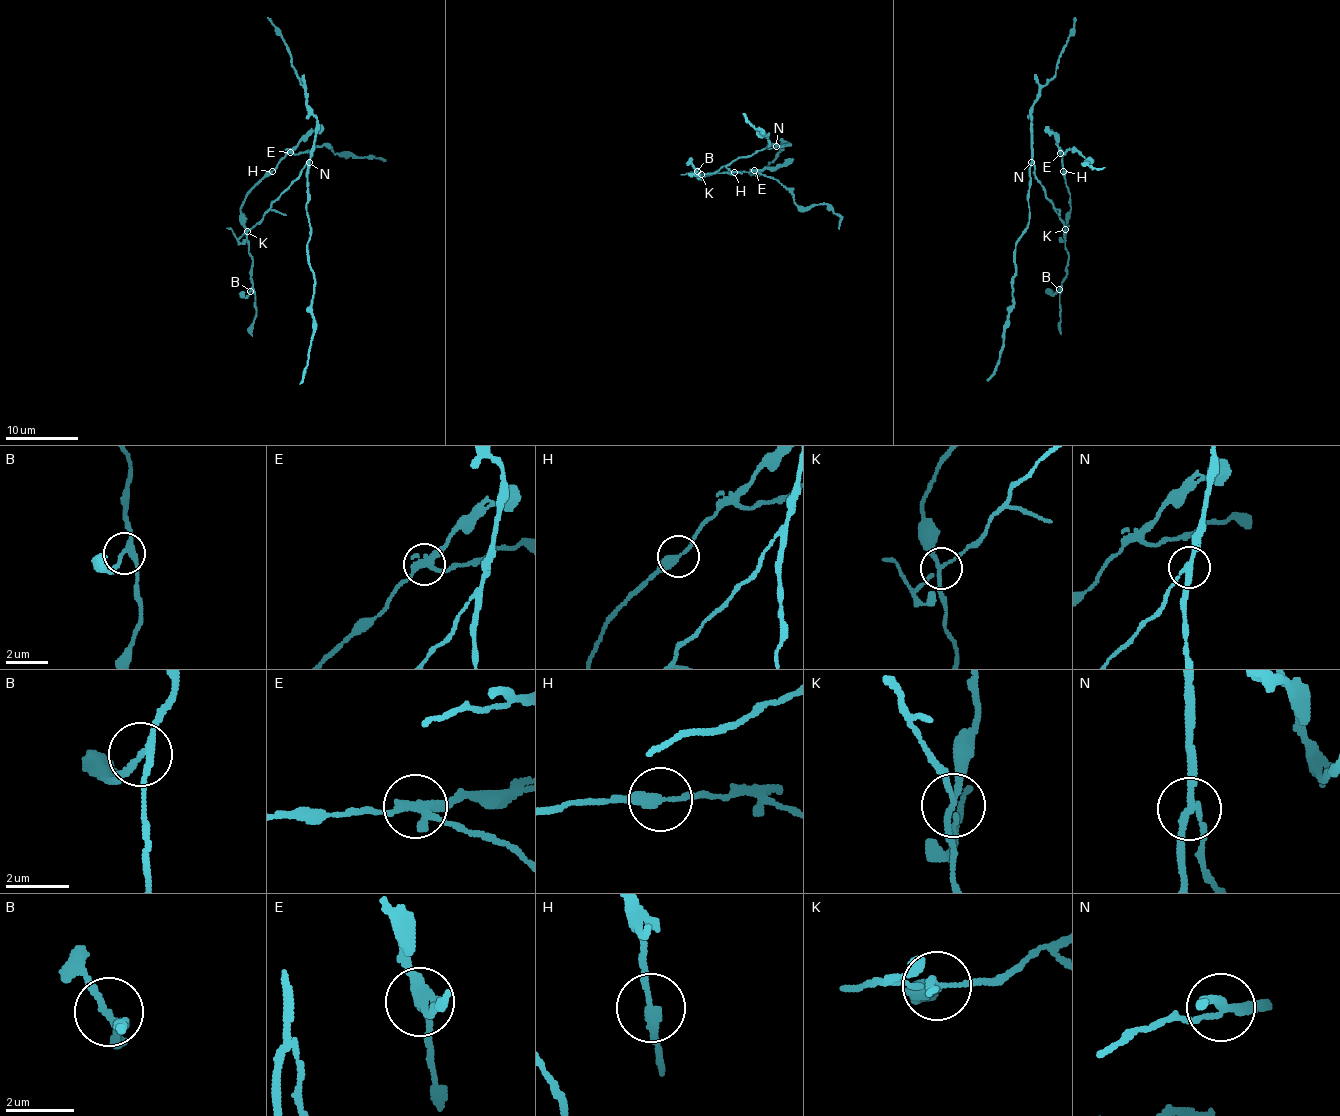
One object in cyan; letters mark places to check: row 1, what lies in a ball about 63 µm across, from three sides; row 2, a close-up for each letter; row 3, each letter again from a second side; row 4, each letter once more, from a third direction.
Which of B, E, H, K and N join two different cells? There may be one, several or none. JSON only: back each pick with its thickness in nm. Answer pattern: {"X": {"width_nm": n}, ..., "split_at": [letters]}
{"E": {"width_nm": 280}, "K": {"width_nm": 170}, "N": {"width_nm": 190}, "split_at": ["E", "K", "N"]}

